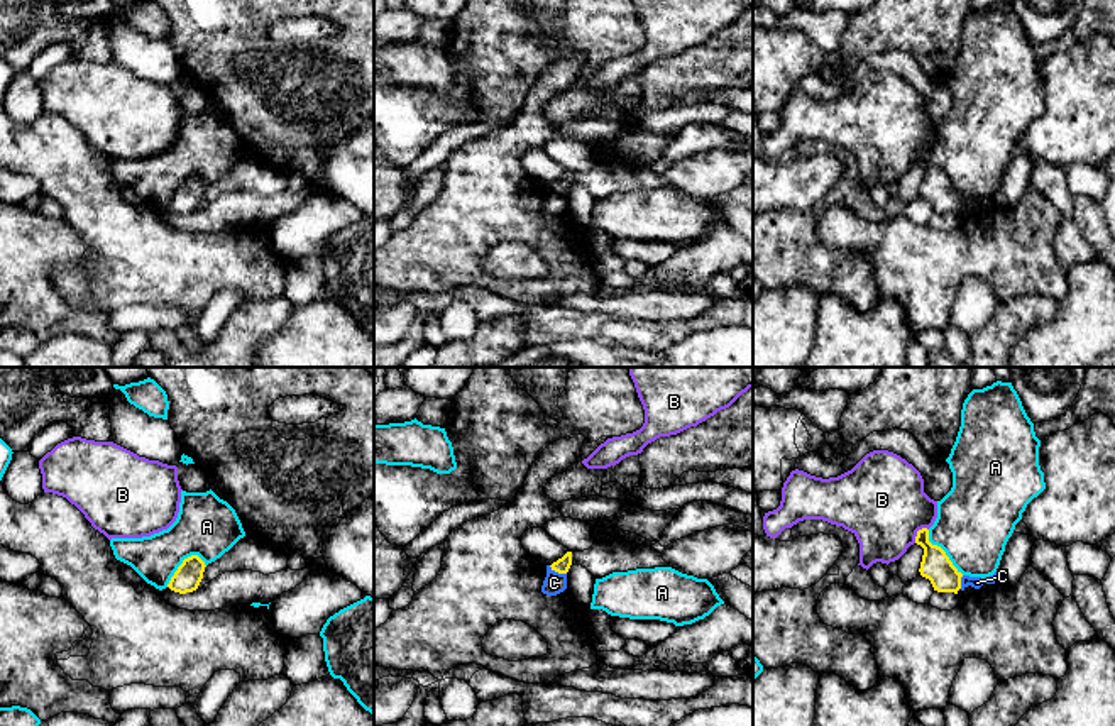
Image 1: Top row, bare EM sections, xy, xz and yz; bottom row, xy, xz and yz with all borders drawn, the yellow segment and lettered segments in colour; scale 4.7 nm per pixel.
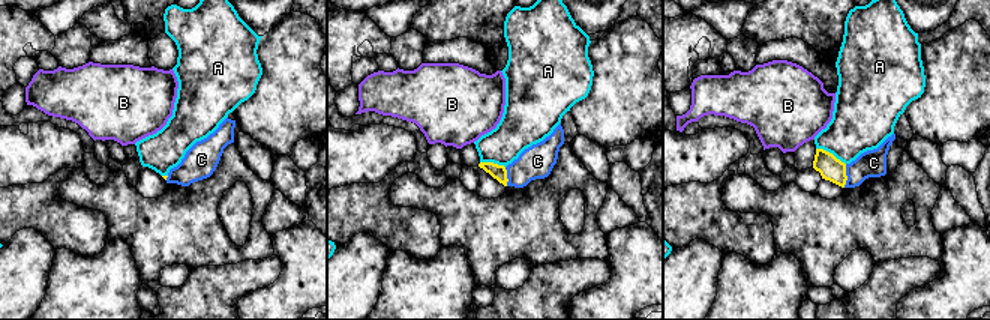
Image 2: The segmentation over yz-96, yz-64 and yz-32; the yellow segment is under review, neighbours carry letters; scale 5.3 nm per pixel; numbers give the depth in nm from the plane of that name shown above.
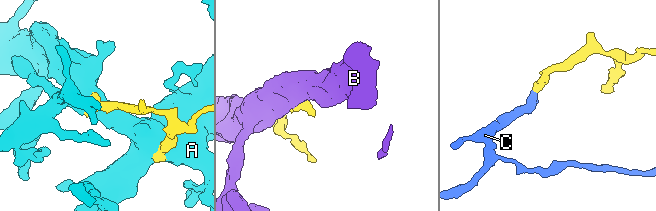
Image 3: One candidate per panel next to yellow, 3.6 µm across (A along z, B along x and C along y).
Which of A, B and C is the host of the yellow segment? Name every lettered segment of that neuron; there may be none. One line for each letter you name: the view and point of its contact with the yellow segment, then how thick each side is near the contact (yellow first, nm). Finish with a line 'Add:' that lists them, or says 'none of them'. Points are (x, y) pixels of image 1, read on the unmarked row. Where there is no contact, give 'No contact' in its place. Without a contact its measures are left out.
C: Touches yellow at xz (557, 192). Thickness 70 nm (yellow) against 100 nm
Add: C

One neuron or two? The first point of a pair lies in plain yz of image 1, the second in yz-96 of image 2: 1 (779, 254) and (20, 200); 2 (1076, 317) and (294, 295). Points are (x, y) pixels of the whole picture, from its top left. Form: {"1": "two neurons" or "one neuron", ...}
{"1": "one neuron", "2": "one neuron"}

